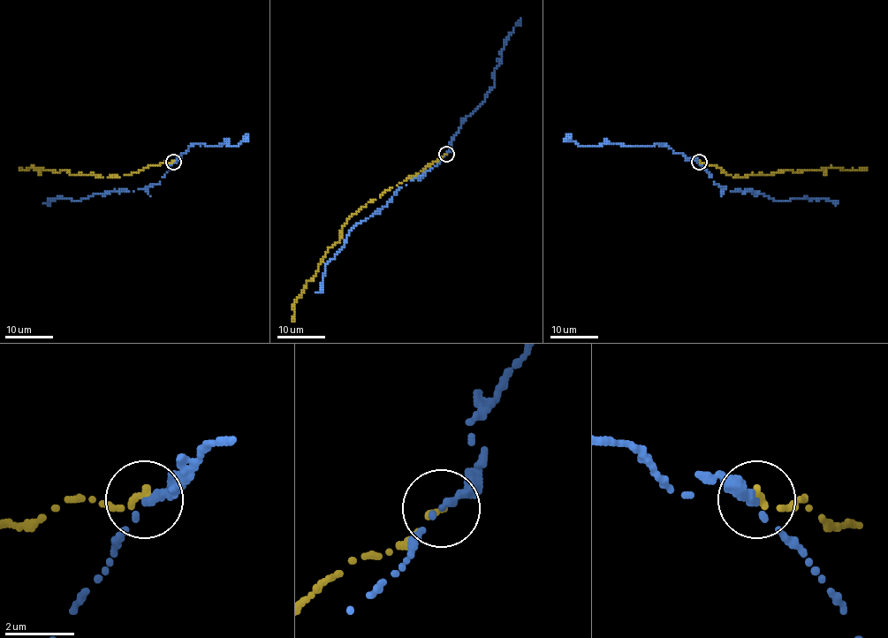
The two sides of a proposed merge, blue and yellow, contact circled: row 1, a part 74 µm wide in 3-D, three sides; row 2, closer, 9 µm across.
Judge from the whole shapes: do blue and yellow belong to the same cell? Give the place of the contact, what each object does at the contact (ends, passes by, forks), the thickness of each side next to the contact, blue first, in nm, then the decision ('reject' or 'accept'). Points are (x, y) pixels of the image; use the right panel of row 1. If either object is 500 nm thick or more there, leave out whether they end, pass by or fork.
at (699, 162); blue passes by; yellow ends there; 200 nm thick on the blue side, 180 nm on the other; reject

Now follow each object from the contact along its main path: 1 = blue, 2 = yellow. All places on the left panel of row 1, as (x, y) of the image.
1: (173, 162), (155, 185), (127, 191), (114, 189), (76, 201), (56, 197), (43, 202)
2: (173, 161), (118, 177), (72, 175), (67, 170), (19, 168)

